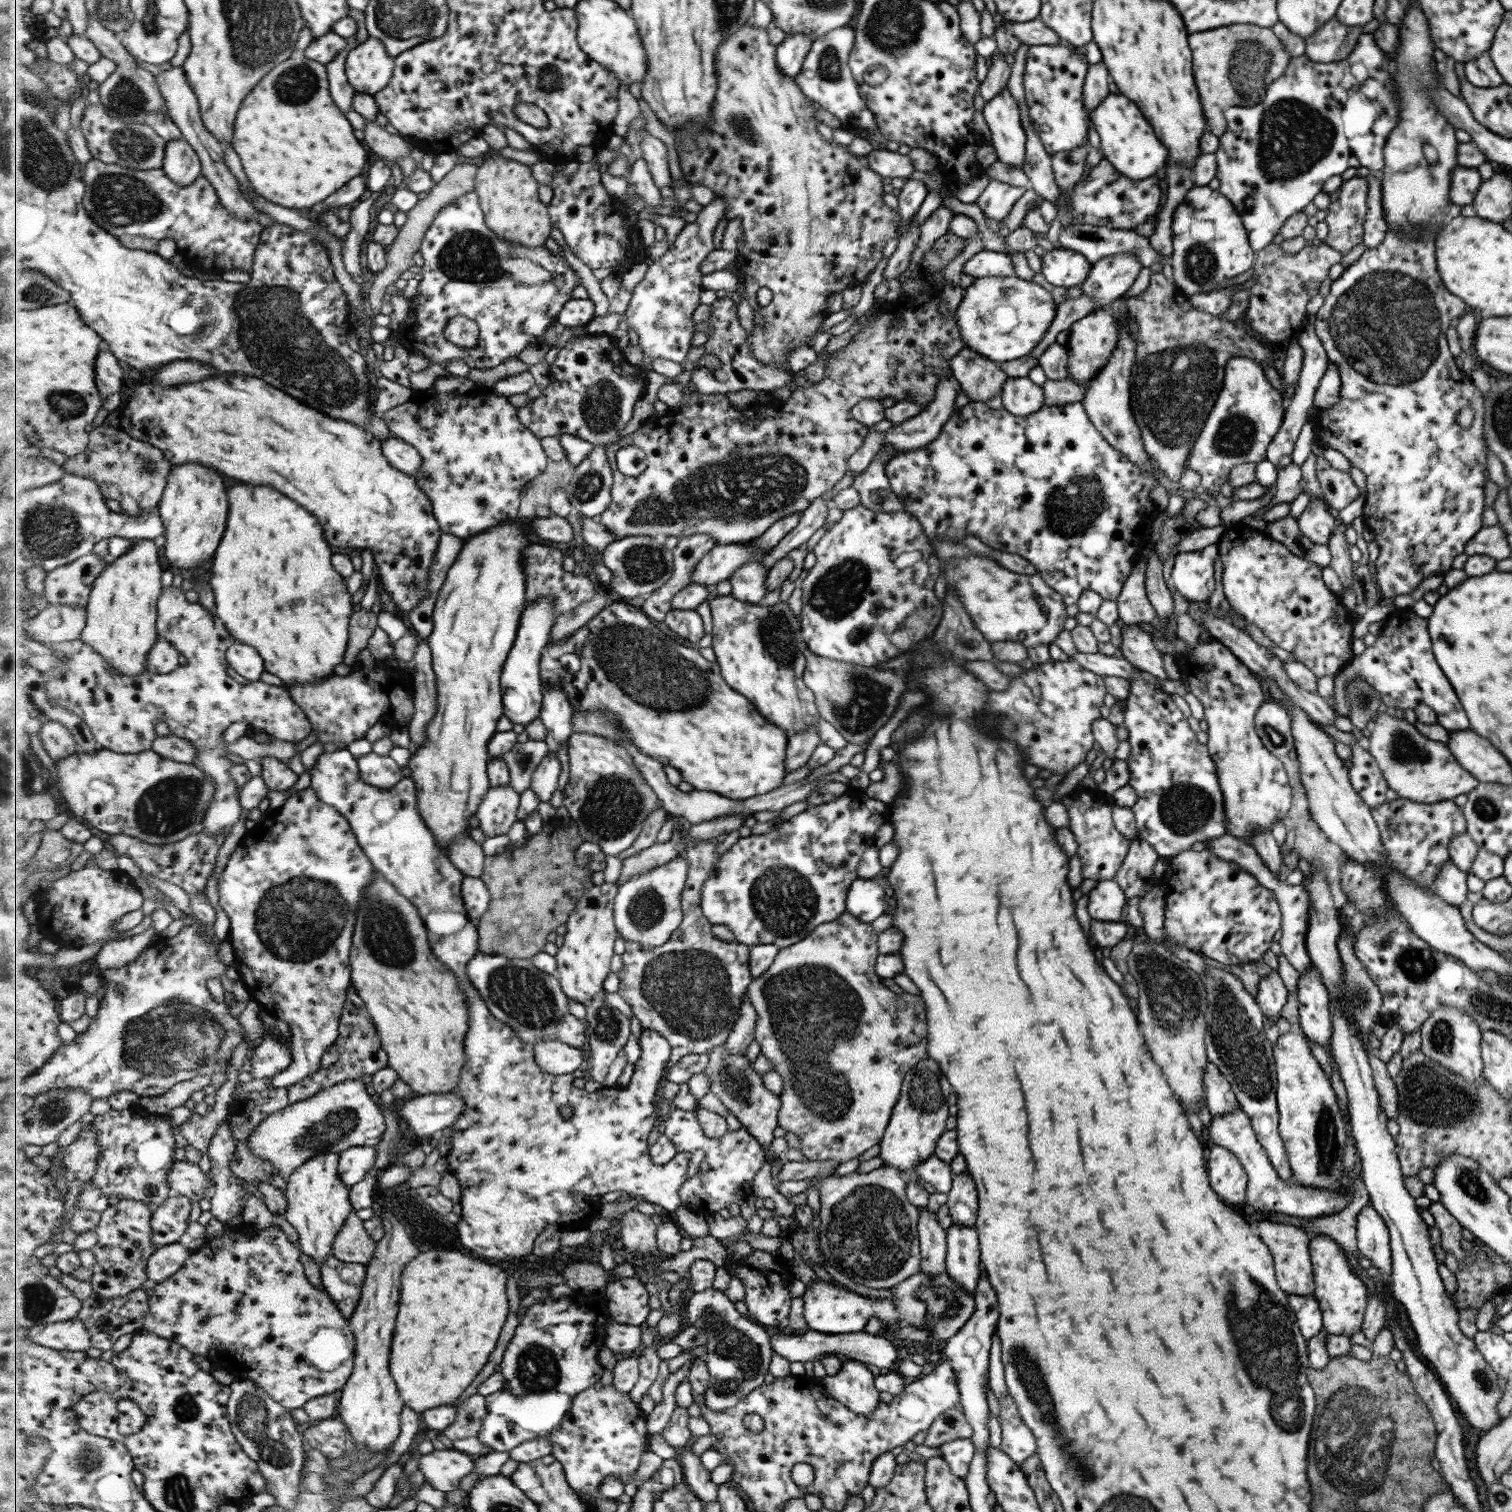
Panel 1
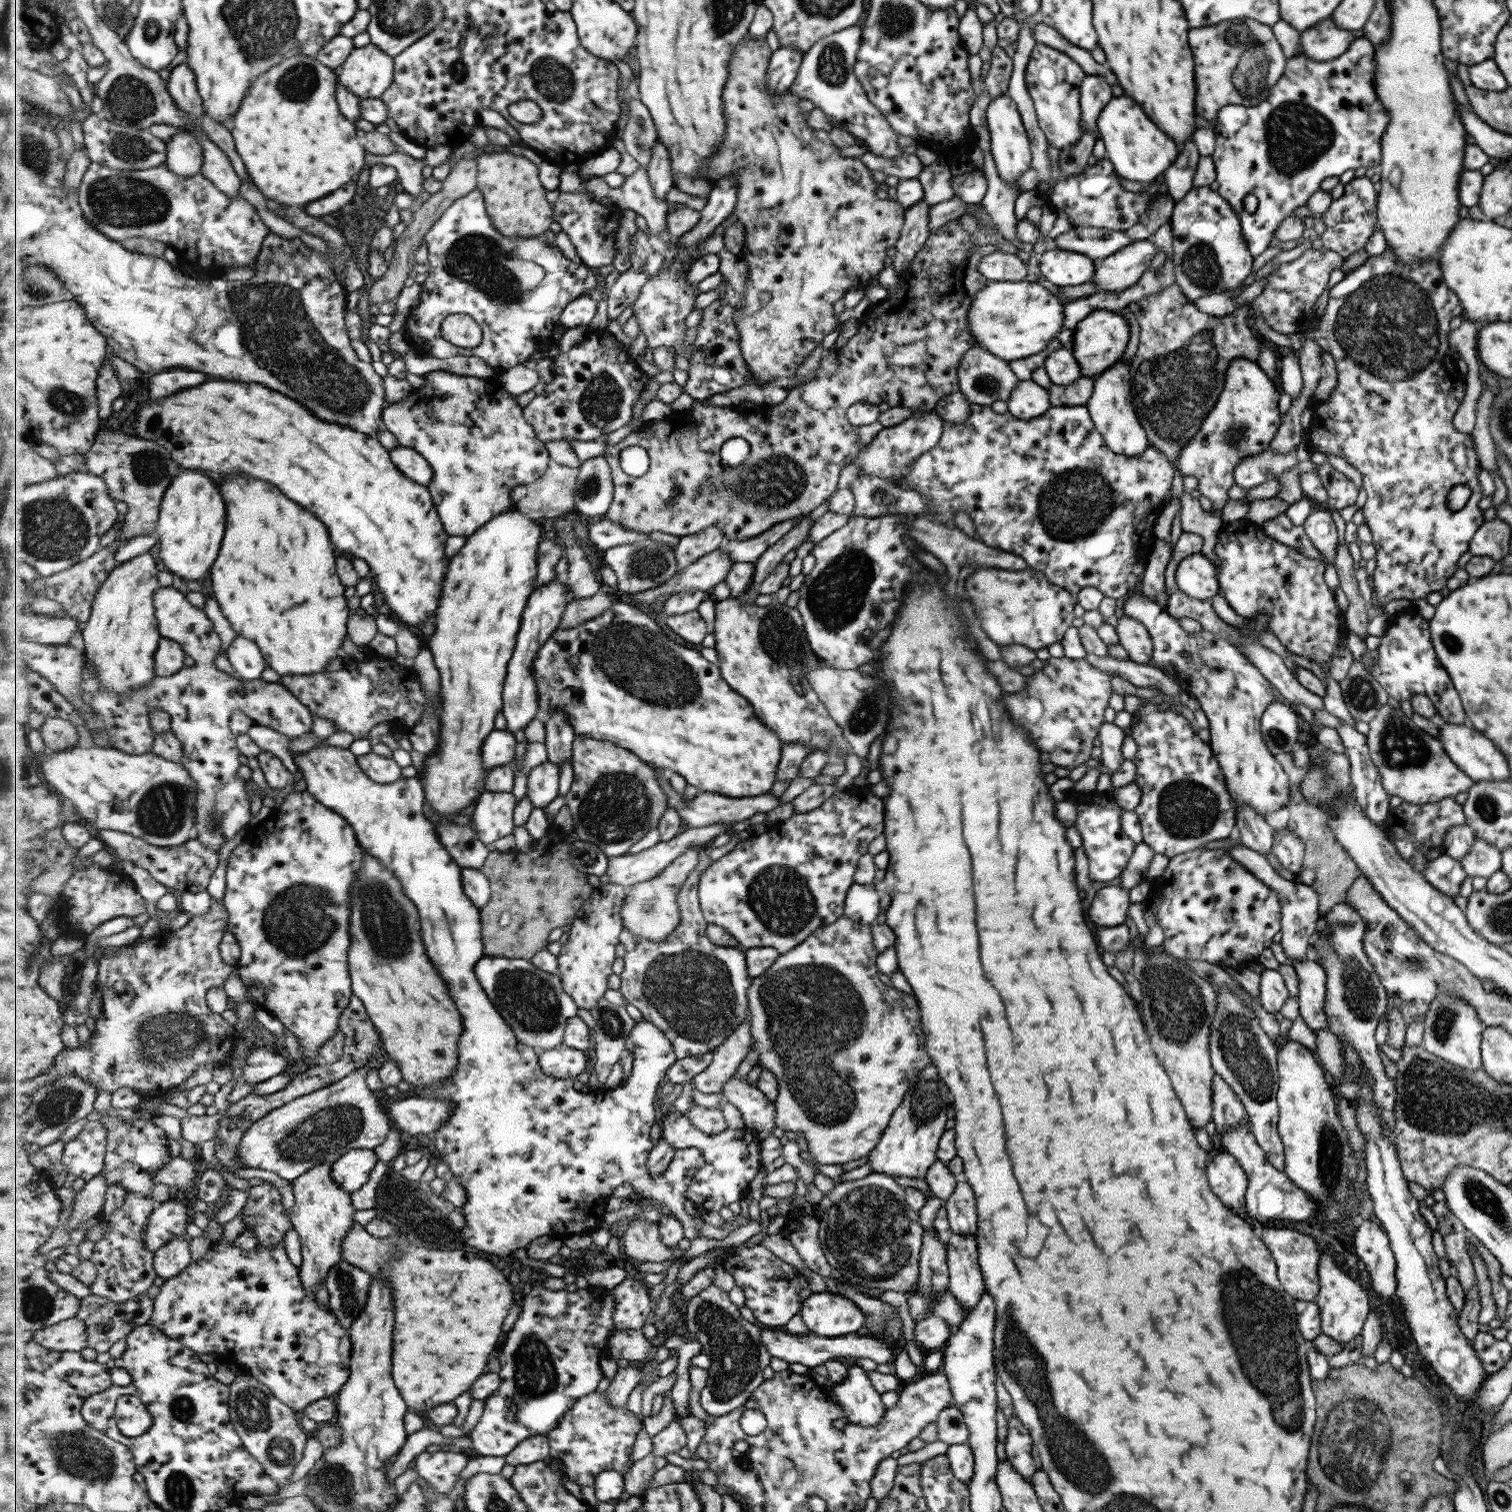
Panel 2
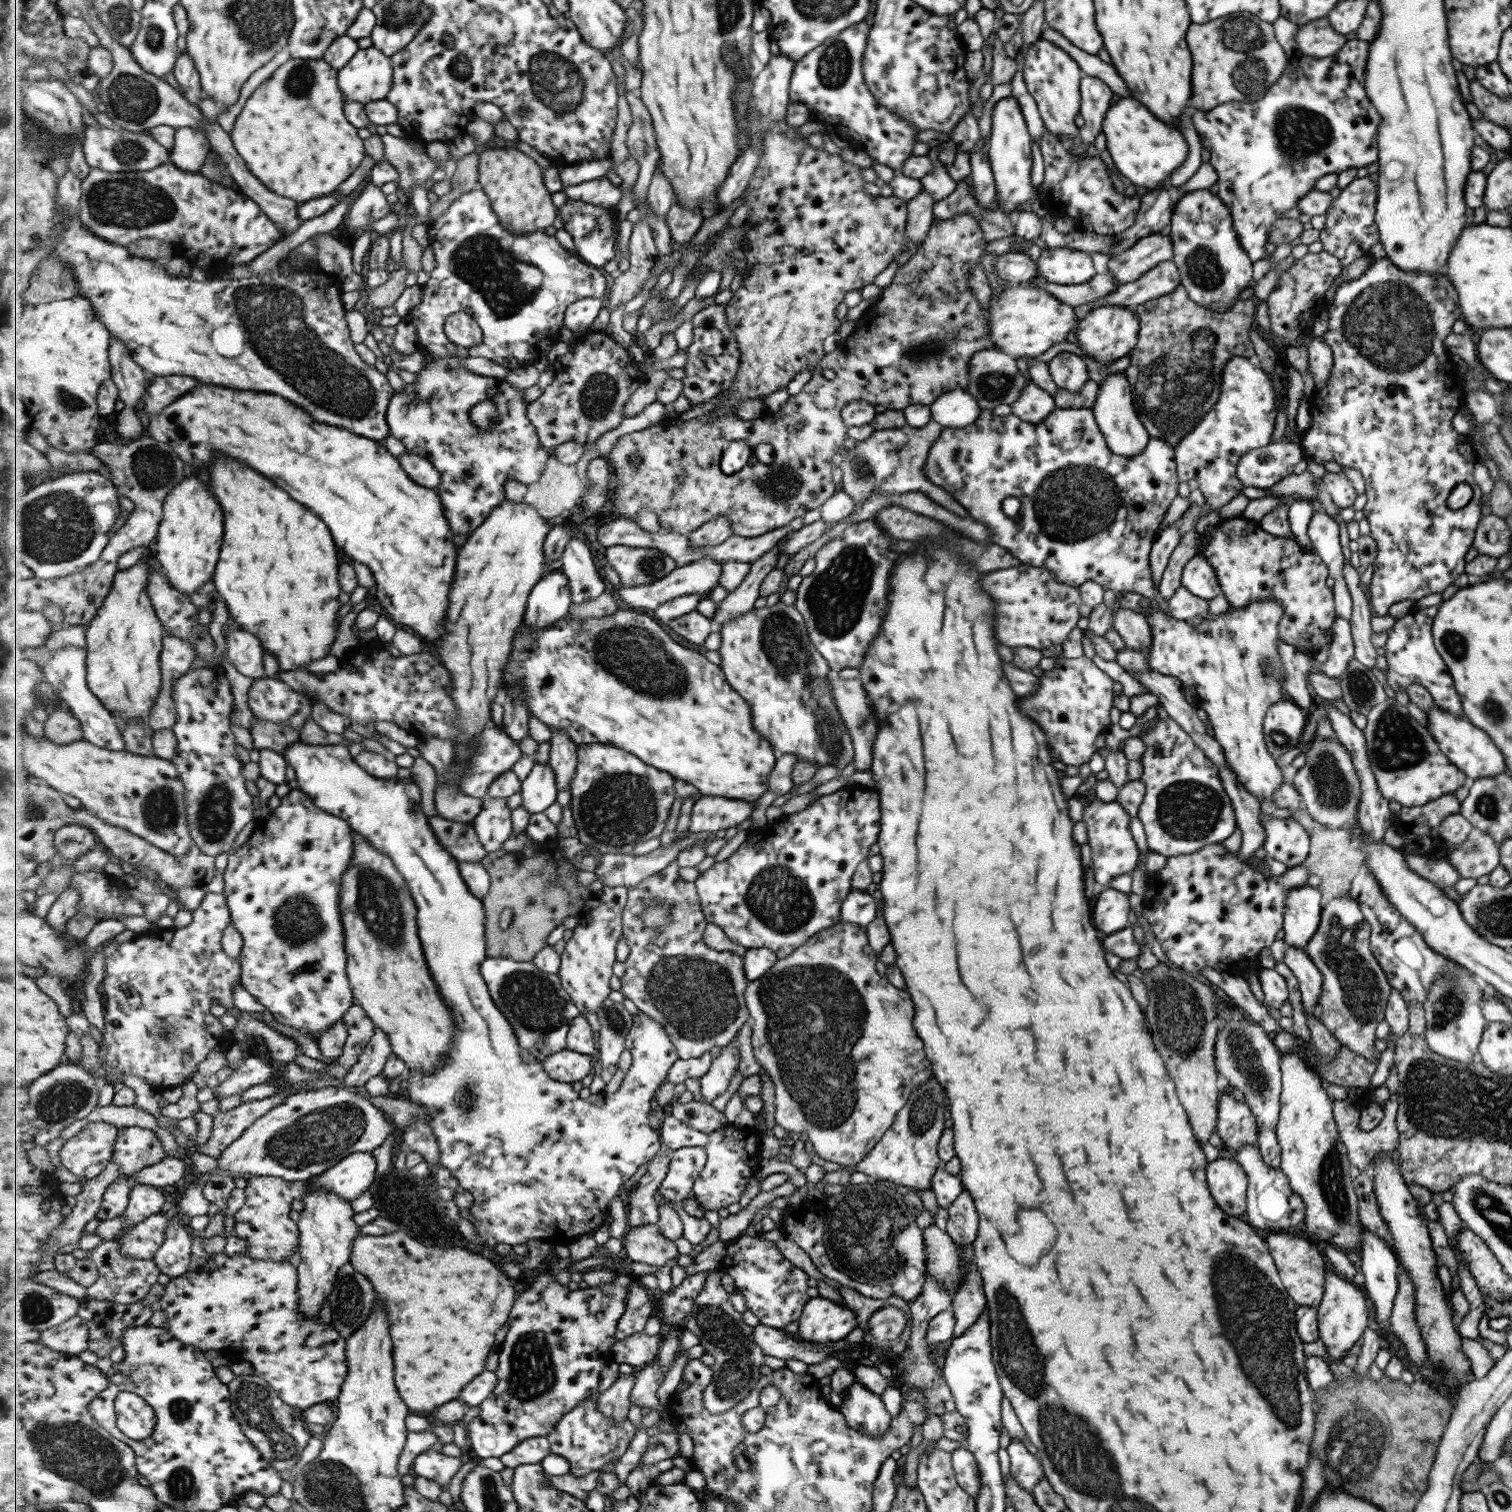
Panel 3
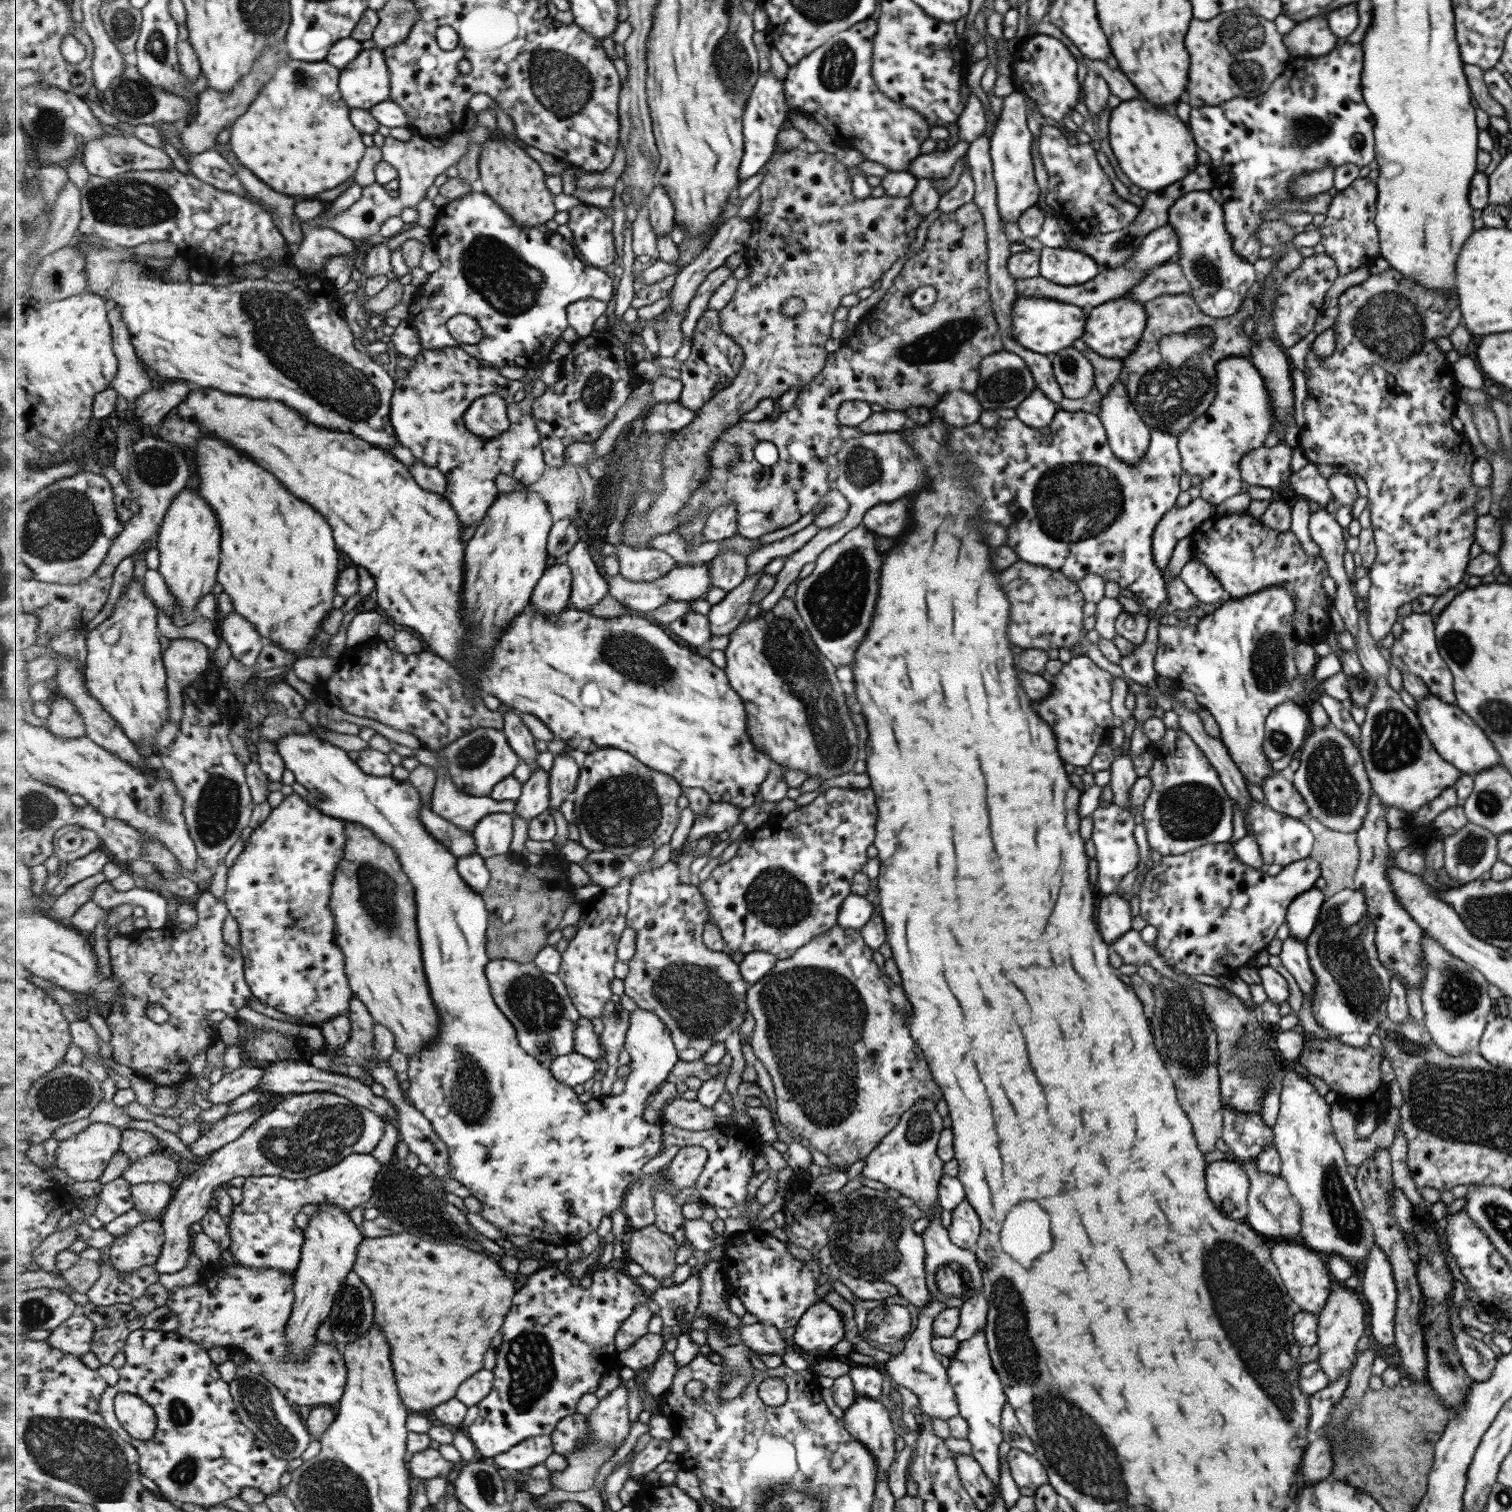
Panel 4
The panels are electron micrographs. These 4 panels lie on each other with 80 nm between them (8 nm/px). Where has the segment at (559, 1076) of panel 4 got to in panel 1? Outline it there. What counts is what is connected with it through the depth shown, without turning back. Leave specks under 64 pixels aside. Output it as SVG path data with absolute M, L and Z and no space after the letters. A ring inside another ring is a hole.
M555 1039L549 1042L540 1042L532 1045L536 1051L536 1061L543 1072L552 1075L566 1075L581 1068L585 1056L579 1048Z

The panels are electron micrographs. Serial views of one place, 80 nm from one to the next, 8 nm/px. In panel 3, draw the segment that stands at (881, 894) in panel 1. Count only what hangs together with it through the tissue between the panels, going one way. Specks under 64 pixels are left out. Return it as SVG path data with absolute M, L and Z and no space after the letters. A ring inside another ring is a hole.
M853 889L840 906L840 920L865 927L875 918L875 901L870 890Z

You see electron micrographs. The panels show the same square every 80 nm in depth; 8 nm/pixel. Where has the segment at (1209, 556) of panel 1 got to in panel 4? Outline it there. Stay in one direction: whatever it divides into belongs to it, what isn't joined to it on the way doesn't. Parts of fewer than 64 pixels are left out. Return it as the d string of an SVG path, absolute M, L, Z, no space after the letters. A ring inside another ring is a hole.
M1195 558L1188 560L1181 567L1178 577L1199 602L1211 604L1228 597L1228 592L1222 589L1211 571Z

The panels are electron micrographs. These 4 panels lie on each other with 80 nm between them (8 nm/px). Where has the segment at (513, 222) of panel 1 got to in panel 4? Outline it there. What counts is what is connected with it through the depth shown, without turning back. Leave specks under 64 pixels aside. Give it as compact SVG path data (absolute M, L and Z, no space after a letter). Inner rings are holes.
M489 138L483 143L480 156L480 180L485 192L491 195L505 212L521 226L541 226L555 218L556 197L549 190L547 175L523 148L506 139Z

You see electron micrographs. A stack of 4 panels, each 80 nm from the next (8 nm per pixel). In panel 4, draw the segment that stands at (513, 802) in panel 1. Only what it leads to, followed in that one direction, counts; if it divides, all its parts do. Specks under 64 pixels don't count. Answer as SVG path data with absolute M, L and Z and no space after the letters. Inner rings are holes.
M494 812L480 820L473 830L480 856L505 856L512 853L514 818L512 813Z

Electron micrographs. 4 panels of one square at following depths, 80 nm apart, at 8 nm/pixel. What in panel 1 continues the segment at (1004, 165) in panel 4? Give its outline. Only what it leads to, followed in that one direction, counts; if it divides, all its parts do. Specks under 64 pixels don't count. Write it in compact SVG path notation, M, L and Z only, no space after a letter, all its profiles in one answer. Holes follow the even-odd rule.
M1005 86L985 101L982 115L990 130L990 145L996 152L997 161L1020 168L1026 136L1017 101L1008 92Z

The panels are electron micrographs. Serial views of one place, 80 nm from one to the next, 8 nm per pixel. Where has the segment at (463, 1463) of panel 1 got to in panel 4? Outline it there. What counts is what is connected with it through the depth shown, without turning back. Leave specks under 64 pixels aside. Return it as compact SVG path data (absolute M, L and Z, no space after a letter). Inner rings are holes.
M429 1447L421 1452L416 1452L408 1468L414 1476L429 1479L439 1476L452 1478L459 1466L449 1462L447 1458L443 1458L438 1449Z

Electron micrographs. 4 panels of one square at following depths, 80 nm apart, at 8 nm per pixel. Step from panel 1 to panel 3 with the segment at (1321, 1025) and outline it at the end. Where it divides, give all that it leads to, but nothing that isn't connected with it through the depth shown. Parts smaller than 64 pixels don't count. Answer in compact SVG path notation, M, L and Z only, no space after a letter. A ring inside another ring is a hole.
M1289 946L1284 951L1283 964L1291 970L1297 979L1300 993L1300 1003L1304 1014L1314 1011L1319 991L1321 991L1321 973L1304 953L1304 949Z

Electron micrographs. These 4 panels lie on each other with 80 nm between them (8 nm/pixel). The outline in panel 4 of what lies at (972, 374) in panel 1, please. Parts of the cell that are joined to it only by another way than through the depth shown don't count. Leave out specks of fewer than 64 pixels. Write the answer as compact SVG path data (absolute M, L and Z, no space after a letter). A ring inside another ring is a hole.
M1003 350L995 351L993 355L981 358L977 382L972 394L983 410L993 411L997 408L1014 409L1030 393L1030 390L1036 387L1023 360Z

